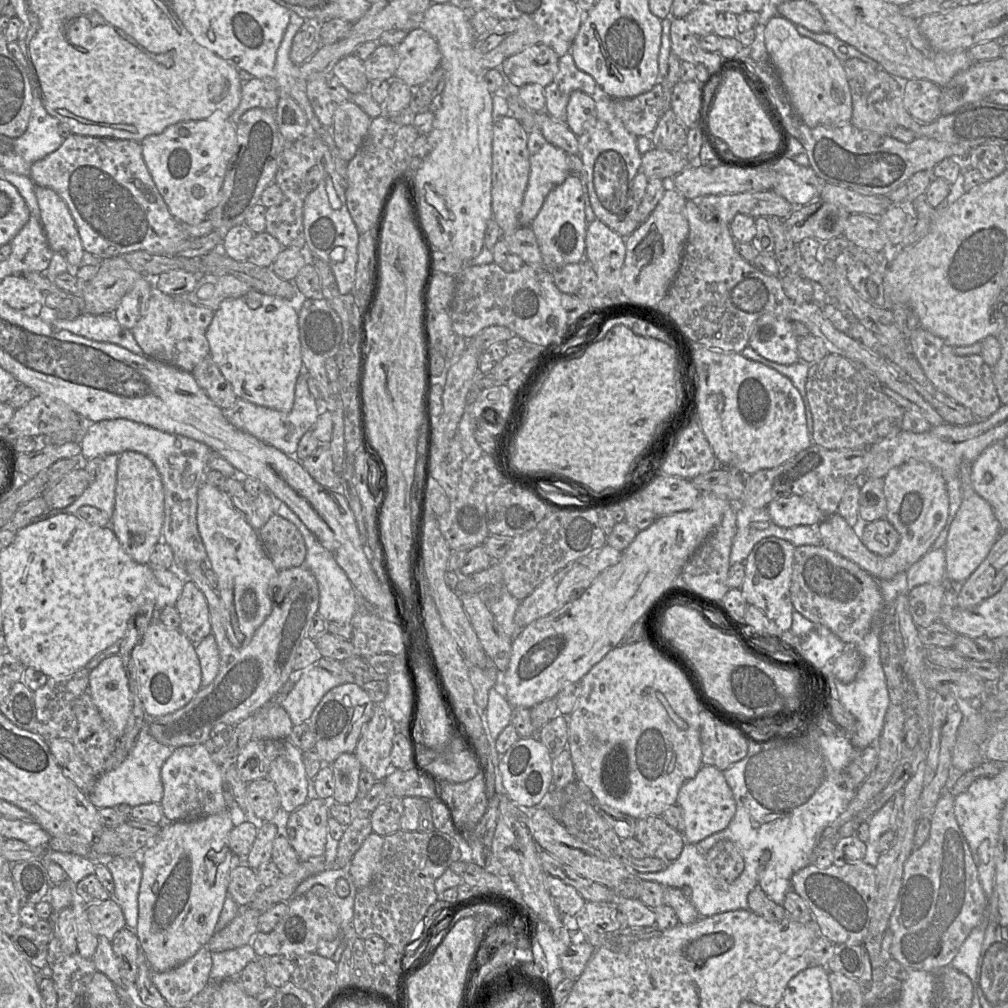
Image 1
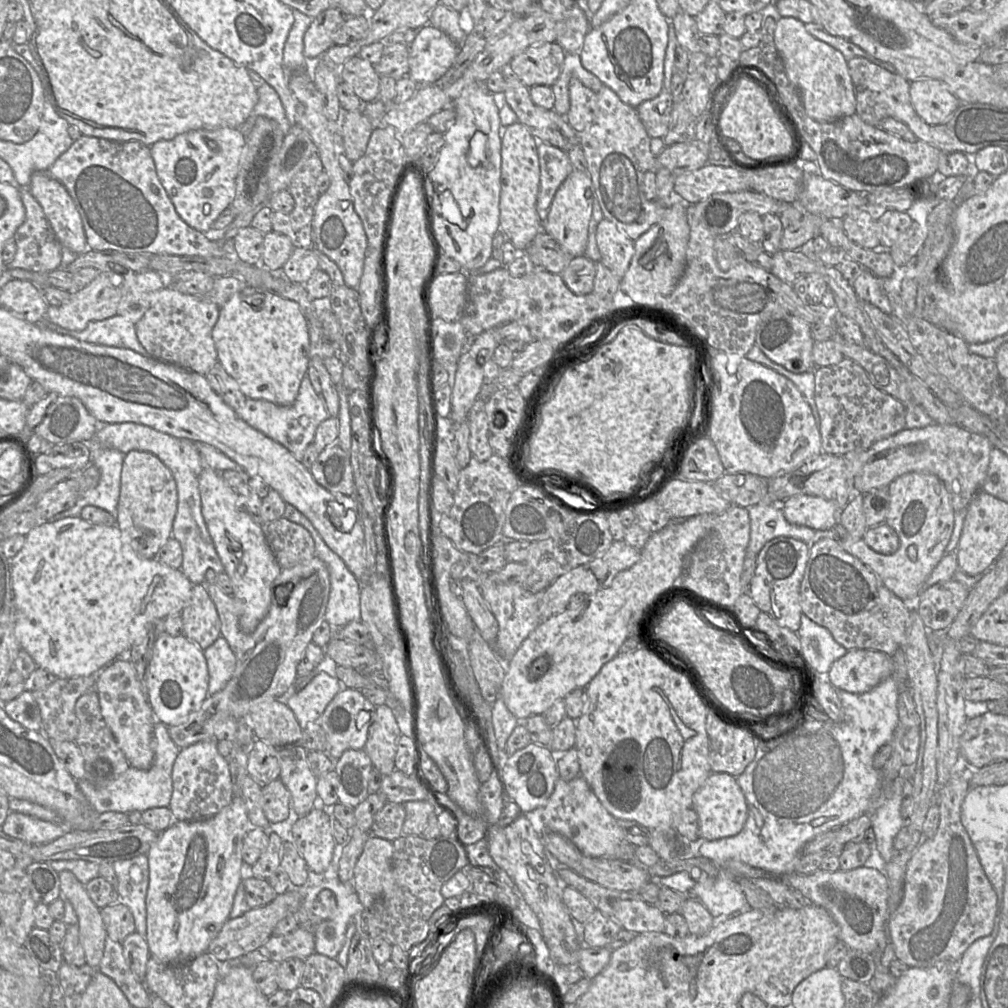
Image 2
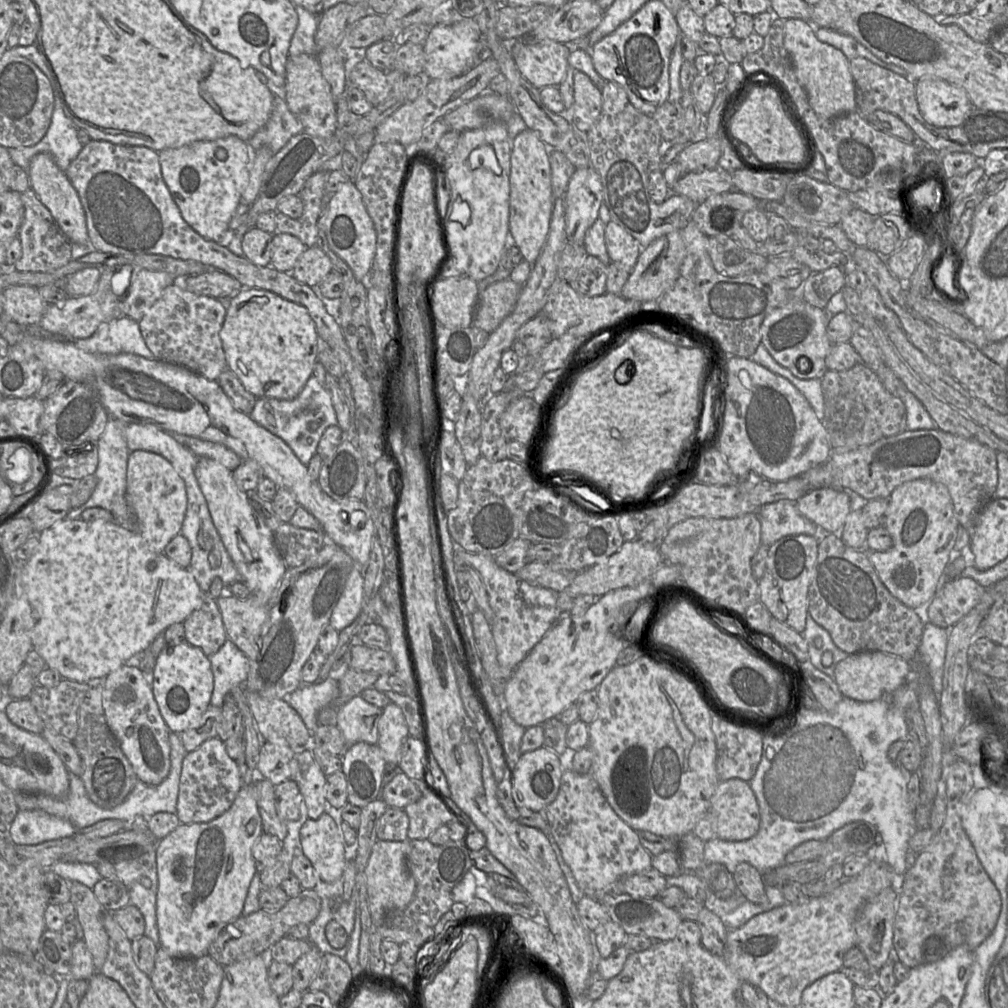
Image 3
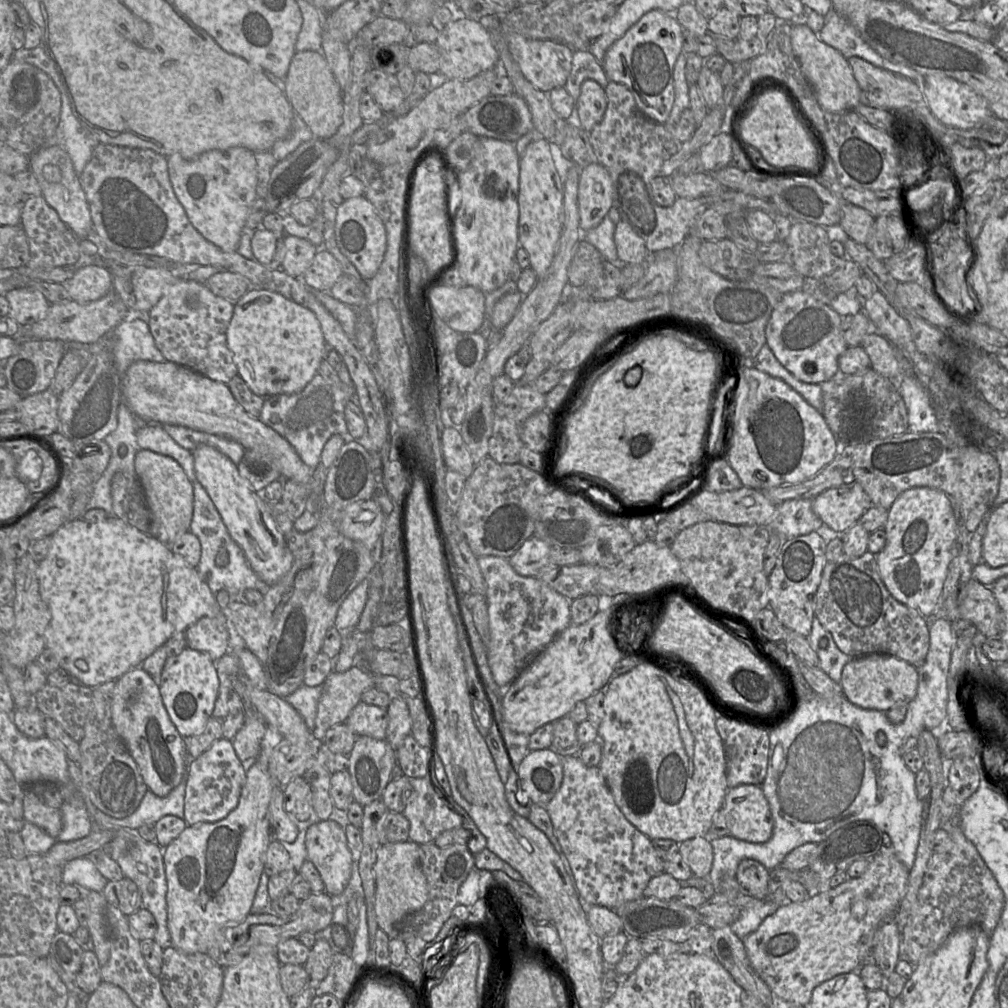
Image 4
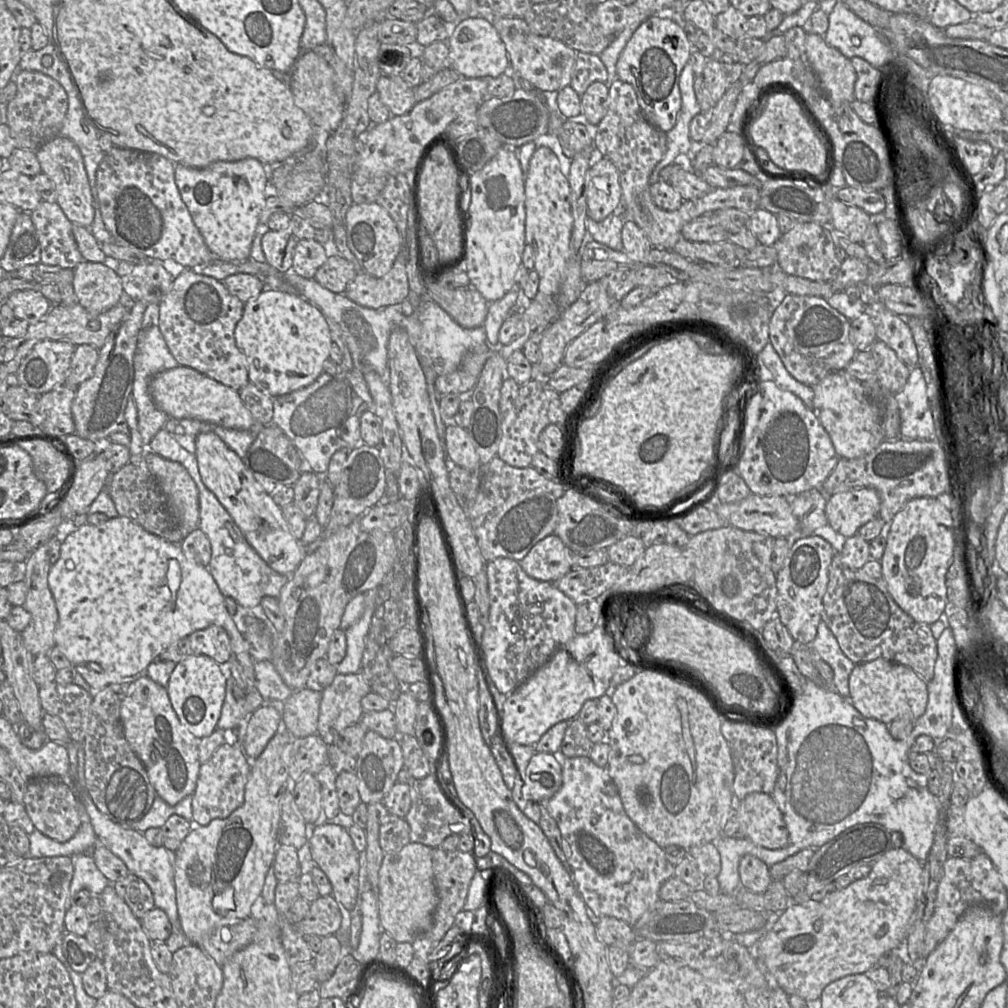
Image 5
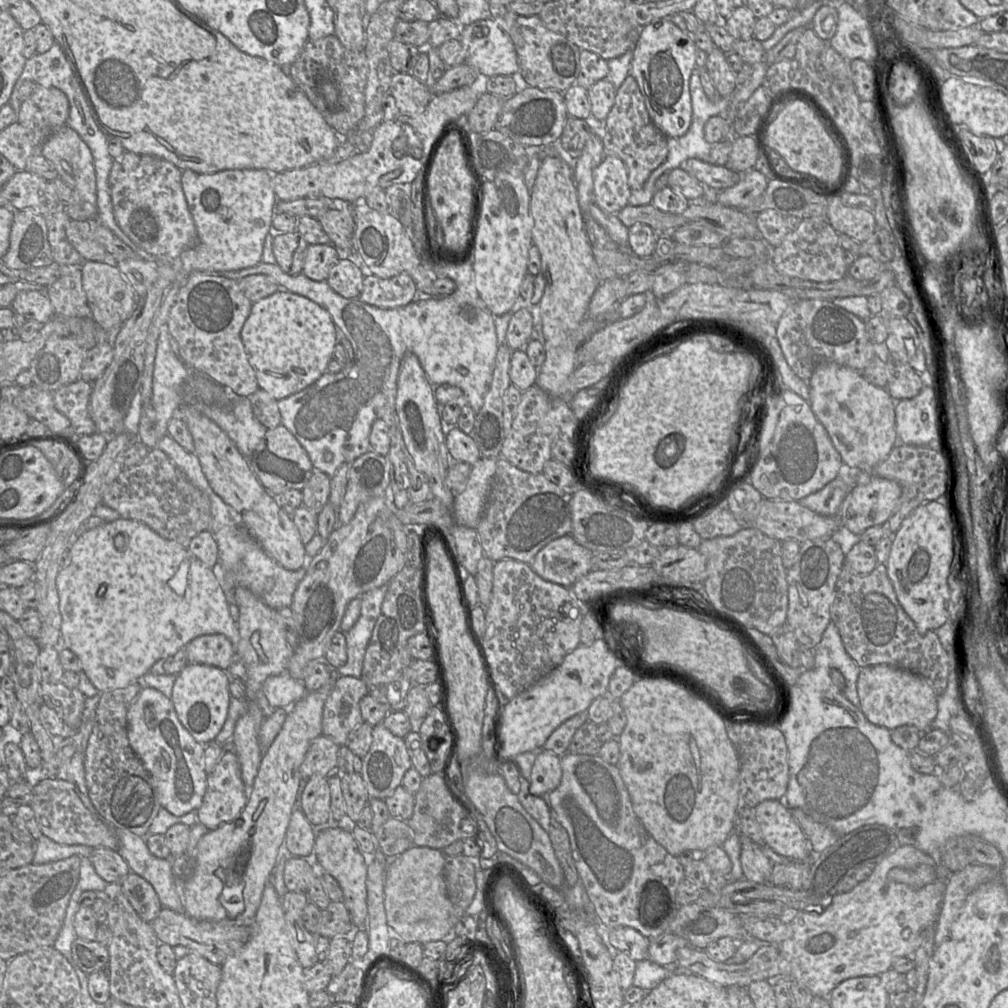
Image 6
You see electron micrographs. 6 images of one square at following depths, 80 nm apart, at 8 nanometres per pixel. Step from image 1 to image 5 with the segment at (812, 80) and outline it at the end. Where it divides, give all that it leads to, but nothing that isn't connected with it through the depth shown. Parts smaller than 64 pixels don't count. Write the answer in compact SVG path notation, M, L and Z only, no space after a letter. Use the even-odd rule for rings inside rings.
M811 31L805 38L807 59L819 82L835 103L850 103L855 99L856 72L849 58L826 43L823 36Z

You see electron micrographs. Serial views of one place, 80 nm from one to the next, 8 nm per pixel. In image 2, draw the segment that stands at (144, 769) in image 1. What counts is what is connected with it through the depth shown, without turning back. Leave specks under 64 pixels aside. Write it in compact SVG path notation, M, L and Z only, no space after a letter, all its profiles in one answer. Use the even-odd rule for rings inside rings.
M155 721L154 736L154 762L147 770L140 770L130 766L116 780L106 787L95 787L87 780L76 780L81 792L86 797L93 811L99 815L108 811L128 813L136 810L143 812L154 807L168 807L170 804L173 784L172 767L180 748L172 741L168 726Z

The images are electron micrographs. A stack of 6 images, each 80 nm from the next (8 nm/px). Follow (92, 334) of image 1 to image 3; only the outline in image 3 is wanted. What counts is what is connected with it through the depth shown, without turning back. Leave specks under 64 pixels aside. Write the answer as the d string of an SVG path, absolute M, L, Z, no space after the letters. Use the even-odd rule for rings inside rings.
M126 316L102 323L91 337L74 338L72 344L94 354L117 355L128 353L146 359L156 359L144 342L138 322Z

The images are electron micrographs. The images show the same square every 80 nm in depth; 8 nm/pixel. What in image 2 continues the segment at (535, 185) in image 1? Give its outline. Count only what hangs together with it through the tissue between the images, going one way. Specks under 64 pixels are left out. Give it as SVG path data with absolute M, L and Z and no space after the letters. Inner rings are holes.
M538 140L537 141L537 151L538 151L539 165L540 165L540 182L539 182L539 191L537 195L536 209L542 219L542 224L543 224L543 218L546 215L552 203L552 200L554 198L556 191L558 190L560 185L563 183L563 181L569 176L569 174L572 173L574 168L569 160L567 151L563 149L560 149L546 142Z

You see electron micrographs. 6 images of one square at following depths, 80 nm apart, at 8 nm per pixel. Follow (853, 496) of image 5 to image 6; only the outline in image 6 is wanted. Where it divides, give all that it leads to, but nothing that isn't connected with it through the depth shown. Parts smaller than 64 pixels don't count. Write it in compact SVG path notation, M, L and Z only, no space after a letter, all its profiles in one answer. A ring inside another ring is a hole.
M872 476L869 482L858 484L844 499L838 511L842 526L854 534L861 535L872 526L883 525L895 513L902 495L901 486L893 481Z

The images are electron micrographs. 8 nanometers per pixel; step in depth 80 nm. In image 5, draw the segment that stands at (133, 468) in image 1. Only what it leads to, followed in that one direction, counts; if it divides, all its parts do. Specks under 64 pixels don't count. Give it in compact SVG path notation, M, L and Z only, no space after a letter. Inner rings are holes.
M148 452L146 460L177 527L183 537L187 536L199 524L199 491L195 482L178 462L153 452Z

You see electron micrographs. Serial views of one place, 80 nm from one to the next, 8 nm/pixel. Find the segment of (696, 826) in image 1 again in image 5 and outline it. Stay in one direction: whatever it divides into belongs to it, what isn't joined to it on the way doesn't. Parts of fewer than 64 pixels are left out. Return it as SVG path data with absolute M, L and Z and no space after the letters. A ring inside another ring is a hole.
M752 792L734 805L741 810L746 838L768 848L780 849L787 845L788 829L772 795Z

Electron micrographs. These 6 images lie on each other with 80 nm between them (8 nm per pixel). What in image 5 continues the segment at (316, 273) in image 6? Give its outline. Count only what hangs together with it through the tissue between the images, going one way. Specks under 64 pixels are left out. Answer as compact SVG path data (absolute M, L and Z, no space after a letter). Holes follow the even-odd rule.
M299 240L294 249L292 270L303 278L314 279L317 270L327 259L328 256L323 245L314 240Z

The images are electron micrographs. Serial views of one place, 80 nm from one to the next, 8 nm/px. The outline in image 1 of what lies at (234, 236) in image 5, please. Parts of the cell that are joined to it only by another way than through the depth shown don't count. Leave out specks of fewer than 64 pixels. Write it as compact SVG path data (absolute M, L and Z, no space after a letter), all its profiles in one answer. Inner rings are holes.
M216 112L206 119L178 122L140 142L143 159L160 195L171 215L181 223L201 223L219 203L224 177L238 152L236 126L230 115Z

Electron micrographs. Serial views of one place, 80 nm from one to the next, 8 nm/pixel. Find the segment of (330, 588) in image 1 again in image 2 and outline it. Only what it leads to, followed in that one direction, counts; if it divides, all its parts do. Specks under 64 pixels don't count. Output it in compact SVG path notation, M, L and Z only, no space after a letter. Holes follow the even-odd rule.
M287 503L283 517L291 522L303 526L310 532L315 544L315 556L322 560L328 568L331 590L325 613L325 620L329 622L334 629L338 629L352 621L361 621L361 582L352 574L352 572L348 569L344 561L326 545L326 543L323 541L320 534L315 529L310 520L296 507Z

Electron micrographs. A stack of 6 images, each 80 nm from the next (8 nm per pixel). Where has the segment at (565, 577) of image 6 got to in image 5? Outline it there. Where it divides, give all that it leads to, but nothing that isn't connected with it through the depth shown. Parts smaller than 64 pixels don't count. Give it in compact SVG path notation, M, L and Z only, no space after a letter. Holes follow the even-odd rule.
M554 533L537 542L519 561L532 578L555 582L572 568L572 551Z

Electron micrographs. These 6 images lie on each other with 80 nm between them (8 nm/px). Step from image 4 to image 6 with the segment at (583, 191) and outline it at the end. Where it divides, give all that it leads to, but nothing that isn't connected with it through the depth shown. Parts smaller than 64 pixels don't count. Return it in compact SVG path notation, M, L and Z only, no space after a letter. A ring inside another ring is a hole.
M606 155L593 171L594 203L606 213L618 213L629 204L631 194L625 164L617 156Z

